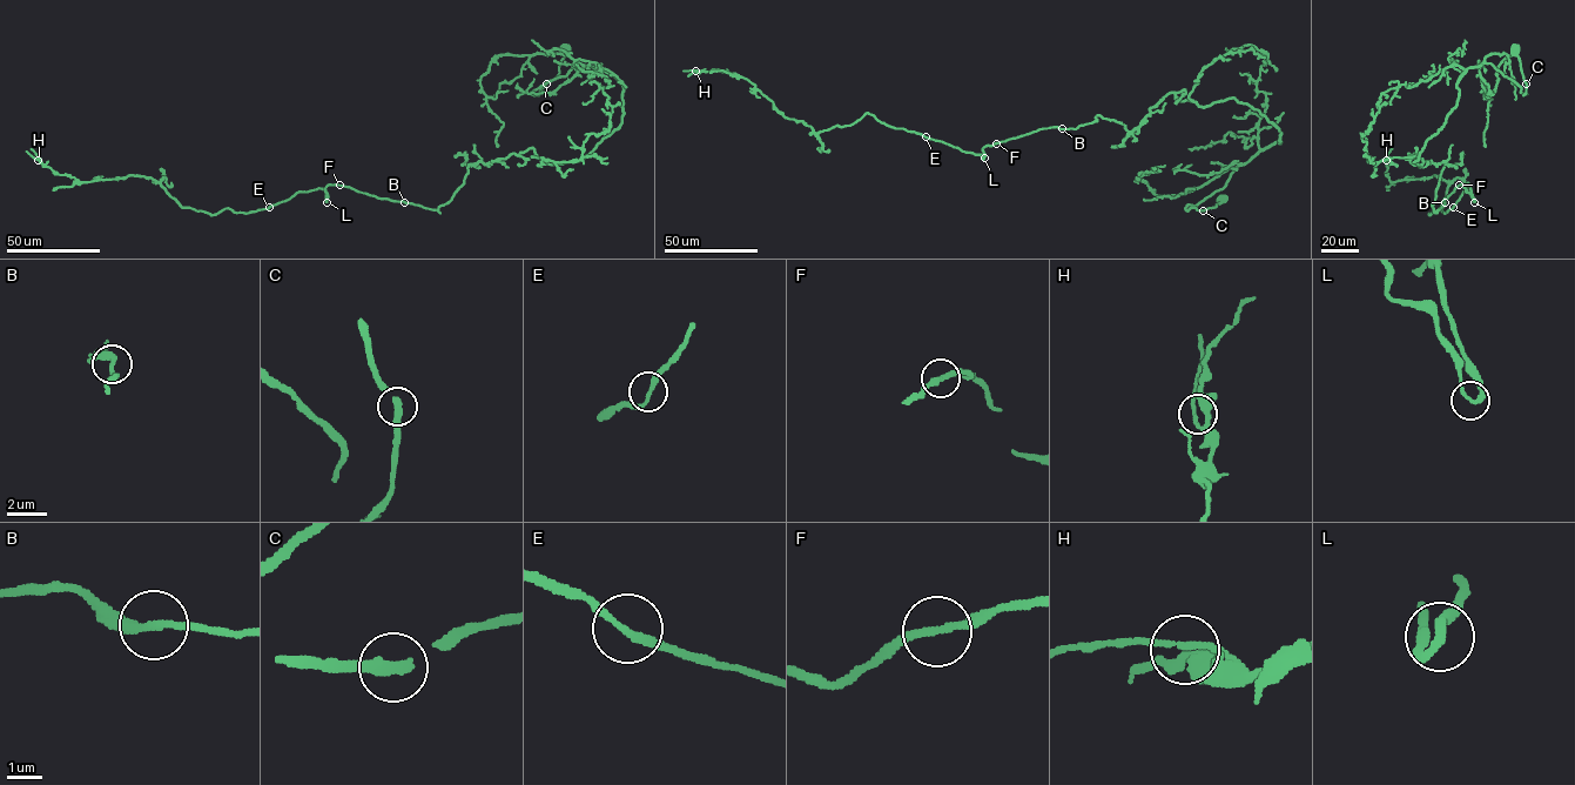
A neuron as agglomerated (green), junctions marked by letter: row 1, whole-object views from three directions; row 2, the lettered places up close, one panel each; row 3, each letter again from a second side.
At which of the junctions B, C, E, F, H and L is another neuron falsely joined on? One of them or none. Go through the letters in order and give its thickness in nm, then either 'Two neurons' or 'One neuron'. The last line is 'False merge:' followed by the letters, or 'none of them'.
B: Thickness 240 nm. One neuron
C: Thickness 320 nm. One neuron
E: Thickness 220 nm. One neuron
F: Thickness 200 nm. One neuron
H: Thickness 150 nm. One neuron
L: Thickness 200 nm. One neuron
False merge: none of them

